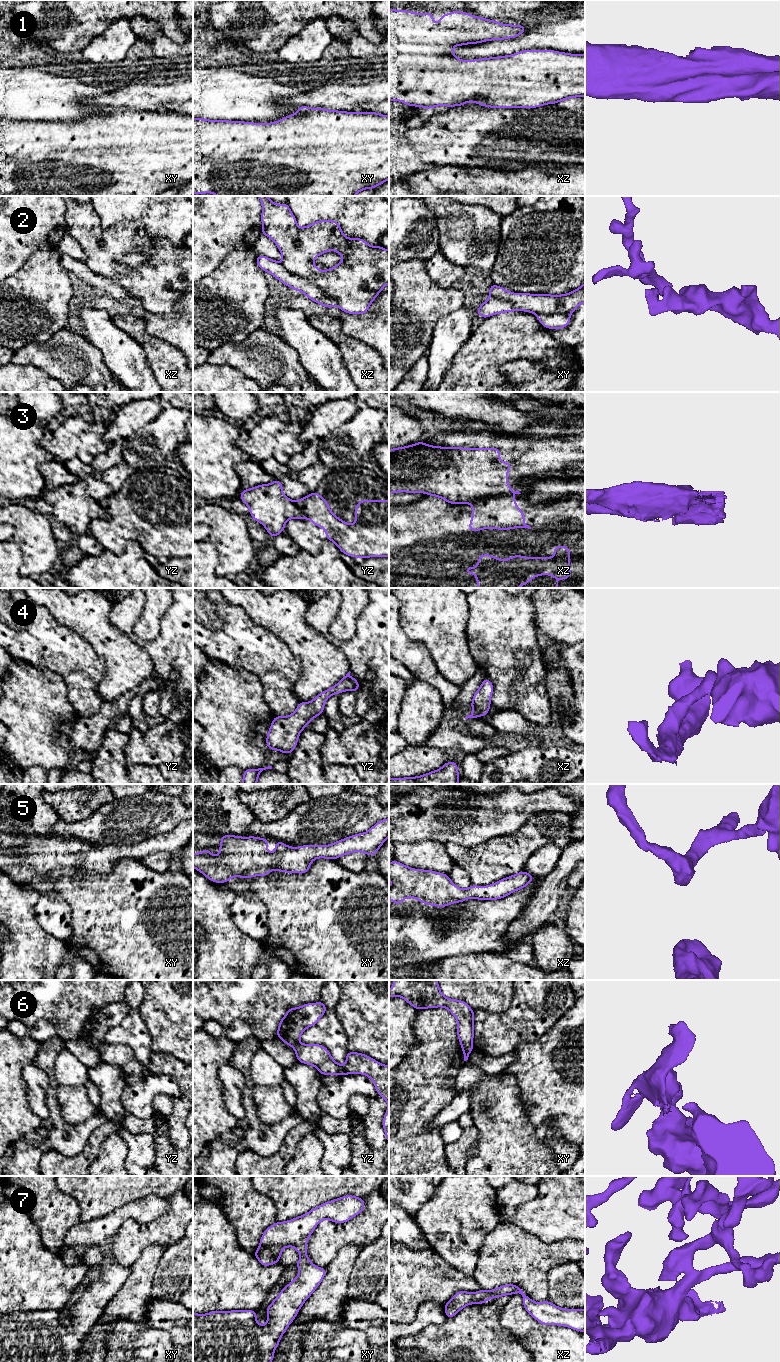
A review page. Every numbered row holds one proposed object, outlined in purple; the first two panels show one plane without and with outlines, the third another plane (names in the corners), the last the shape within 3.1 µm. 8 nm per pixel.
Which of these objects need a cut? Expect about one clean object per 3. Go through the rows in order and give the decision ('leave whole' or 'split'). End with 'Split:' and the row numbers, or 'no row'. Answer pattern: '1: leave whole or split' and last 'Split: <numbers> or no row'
1: leave whole
2: split
3: split
4: leave whole
5: leave whole
6: leave whole
7: leave whole
Split: 2, 3

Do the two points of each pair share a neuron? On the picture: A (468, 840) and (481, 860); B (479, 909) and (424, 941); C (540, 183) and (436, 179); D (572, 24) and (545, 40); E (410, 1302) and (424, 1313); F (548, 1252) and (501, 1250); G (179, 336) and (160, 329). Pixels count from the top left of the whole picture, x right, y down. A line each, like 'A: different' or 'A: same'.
A: different
B: same
C: same
D: same
E: different
F: same
G: same

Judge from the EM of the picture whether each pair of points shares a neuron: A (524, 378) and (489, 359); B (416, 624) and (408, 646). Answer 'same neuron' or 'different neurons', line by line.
A: different neurons
B: different neurons

